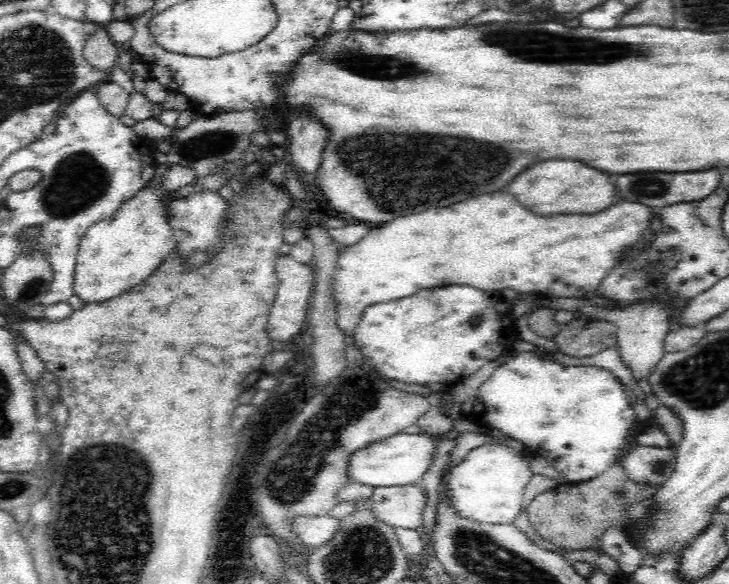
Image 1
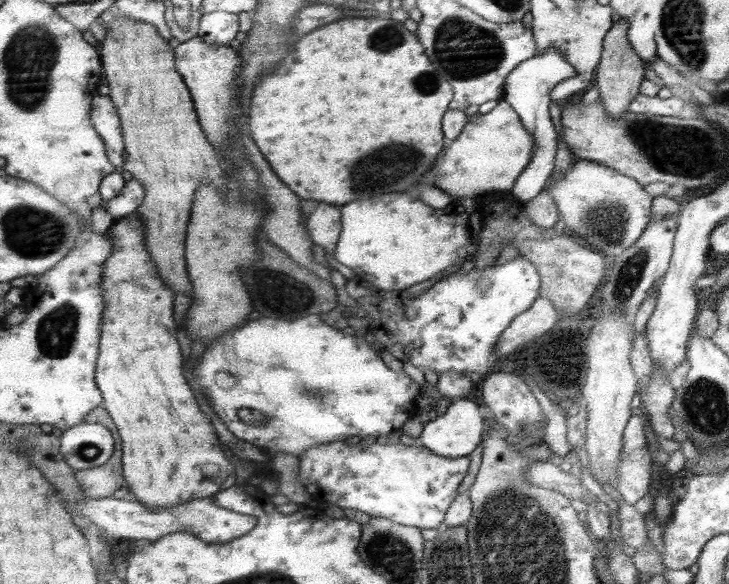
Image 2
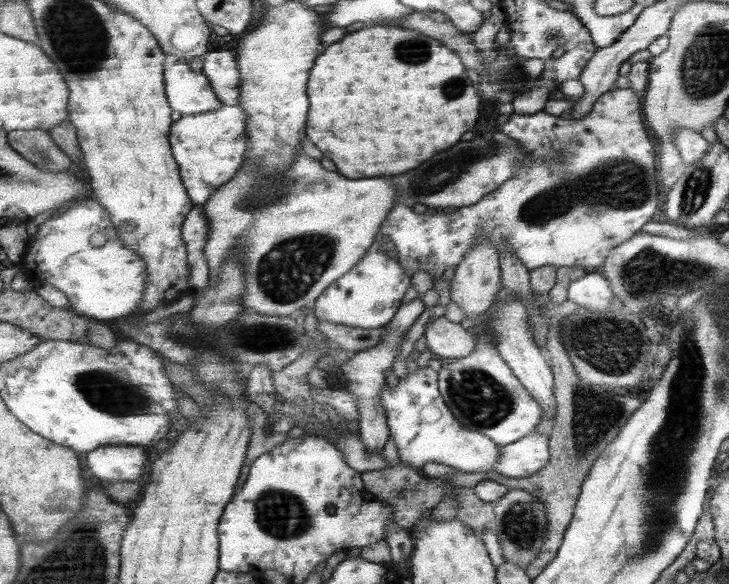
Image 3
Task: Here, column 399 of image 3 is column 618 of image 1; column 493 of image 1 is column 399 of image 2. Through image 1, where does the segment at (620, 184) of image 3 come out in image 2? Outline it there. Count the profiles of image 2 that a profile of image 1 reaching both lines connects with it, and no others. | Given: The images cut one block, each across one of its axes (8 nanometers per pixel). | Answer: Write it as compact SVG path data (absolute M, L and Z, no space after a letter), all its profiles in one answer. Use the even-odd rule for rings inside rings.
M395 192L381 198L375 198L373 204L369 200L349 202L341 206L342 226L340 242L333 253L336 260L353 270L359 279L370 279L371 283L384 291L402 291L415 286L417 282L431 280L441 274L449 266L461 266L463 261L477 251L477 238L472 237L469 230L469 214L461 204L451 204L445 210L437 210L427 206L422 200L415 200L409 194Z

